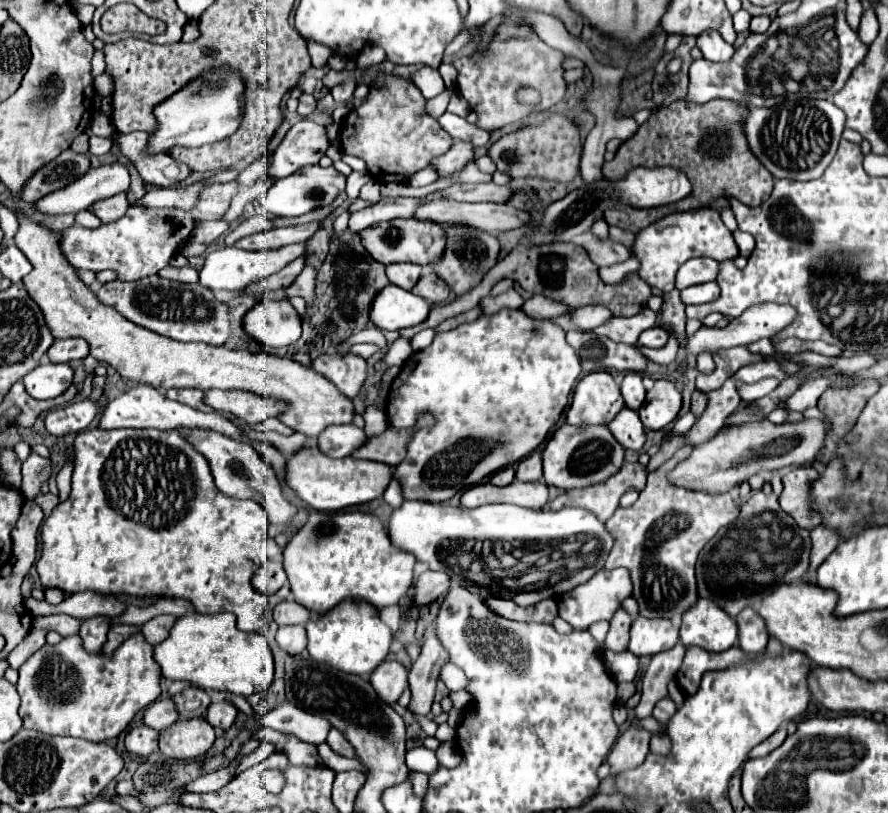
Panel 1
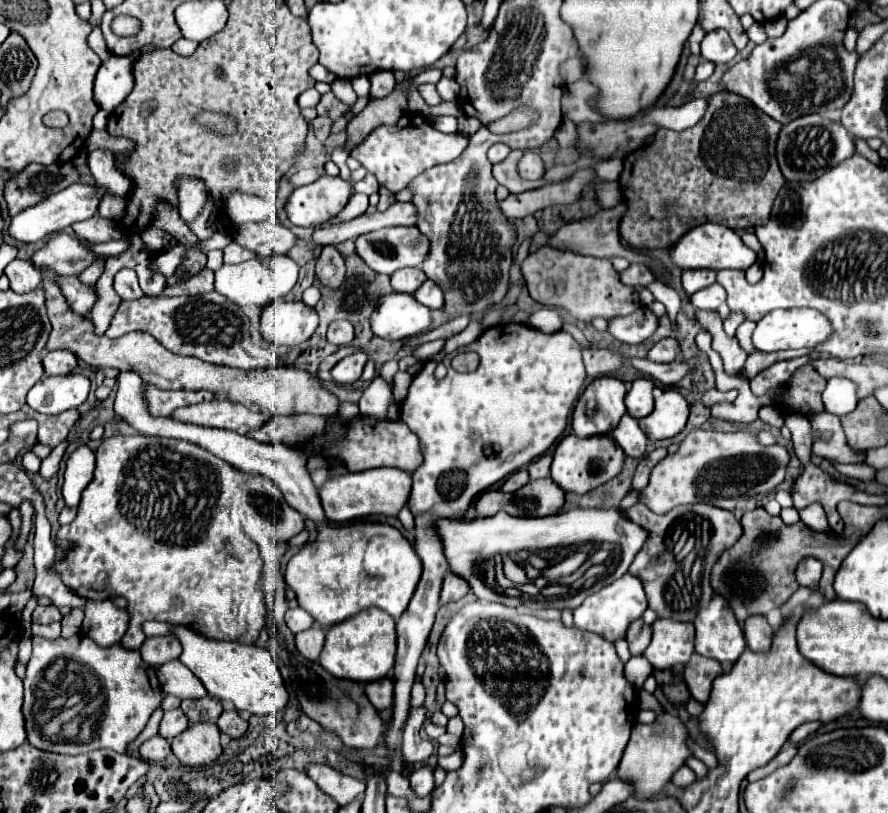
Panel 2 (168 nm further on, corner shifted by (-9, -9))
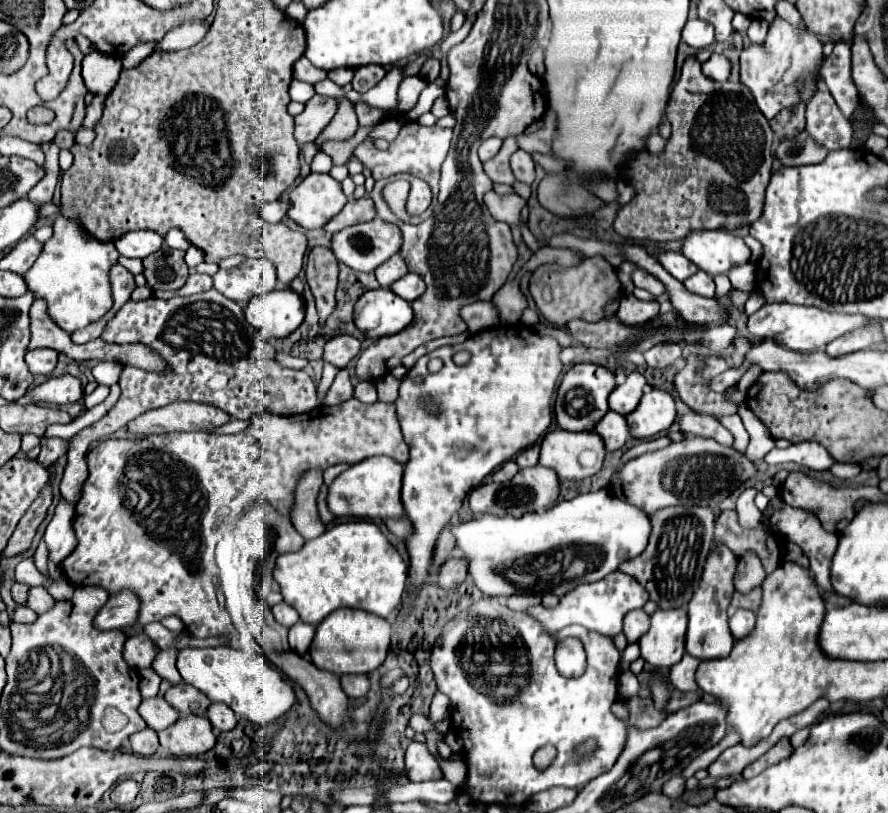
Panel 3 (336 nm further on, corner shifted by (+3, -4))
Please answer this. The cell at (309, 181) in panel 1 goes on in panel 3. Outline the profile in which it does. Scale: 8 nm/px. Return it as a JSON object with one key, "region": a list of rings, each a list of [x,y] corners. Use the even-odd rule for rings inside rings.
{"region":[[[310,173],[292,193],[288,217],[304,229],[322,229],[346,205],[342,185],[330,175]]]}

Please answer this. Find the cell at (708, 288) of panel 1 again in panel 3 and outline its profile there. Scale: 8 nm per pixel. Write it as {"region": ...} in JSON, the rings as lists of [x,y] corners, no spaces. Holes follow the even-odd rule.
{"region":[[[694,273],[694,277],[688,277],[684,281],[684,287],[696,295],[702,295],[702,297],[714,297],[714,281],[708,273]]]}

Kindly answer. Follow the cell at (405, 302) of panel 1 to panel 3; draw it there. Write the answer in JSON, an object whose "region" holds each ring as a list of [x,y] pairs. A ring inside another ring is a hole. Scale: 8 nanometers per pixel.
{"region":[[[372,289],[370,293],[362,293],[362,297],[354,305],[354,323],[366,337],[382,337],[382,335],[394,335],[410,325],[412,321],[412,307],[408,301],[392,293],[390,289]]]}

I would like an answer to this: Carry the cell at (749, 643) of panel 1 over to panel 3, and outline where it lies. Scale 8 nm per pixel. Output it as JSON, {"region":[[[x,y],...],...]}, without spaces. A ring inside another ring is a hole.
{"region":[[[736,609],[736,613],[728,619],[728,623],[730,623],[730,631],[732,631],[734,639],[742,639],[752,633],[752,629],[756,625],[756,613],[748,611],[748,609]]]}

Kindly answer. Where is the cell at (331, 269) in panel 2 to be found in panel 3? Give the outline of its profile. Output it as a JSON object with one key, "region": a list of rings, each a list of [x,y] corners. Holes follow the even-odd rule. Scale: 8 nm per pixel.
{"region":[[[312,247],[306,261],[306,283],[316,297],[316,309],[324,321],[334,311],[338,261],[328,247]]]}

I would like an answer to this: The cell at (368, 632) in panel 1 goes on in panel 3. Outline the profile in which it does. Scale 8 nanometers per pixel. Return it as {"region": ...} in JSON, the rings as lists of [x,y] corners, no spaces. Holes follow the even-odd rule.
{"region":[[[336,609],[316,627],[308,653],[318,669],[336,675],[367,674],[384,663],[390,649],[390,637],[392,625],[386,619],[360,609]]]}

